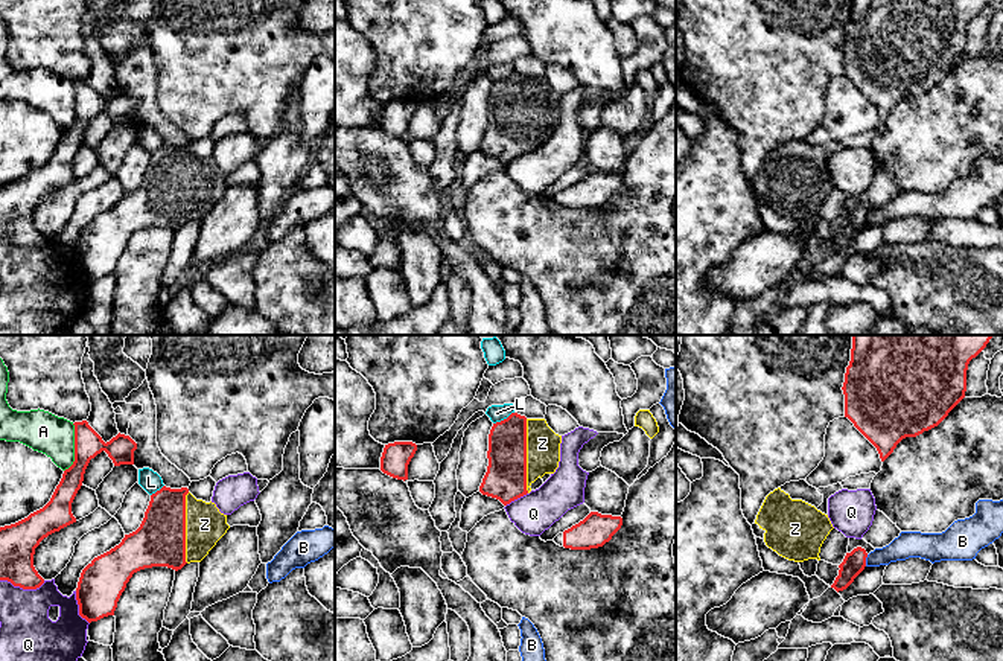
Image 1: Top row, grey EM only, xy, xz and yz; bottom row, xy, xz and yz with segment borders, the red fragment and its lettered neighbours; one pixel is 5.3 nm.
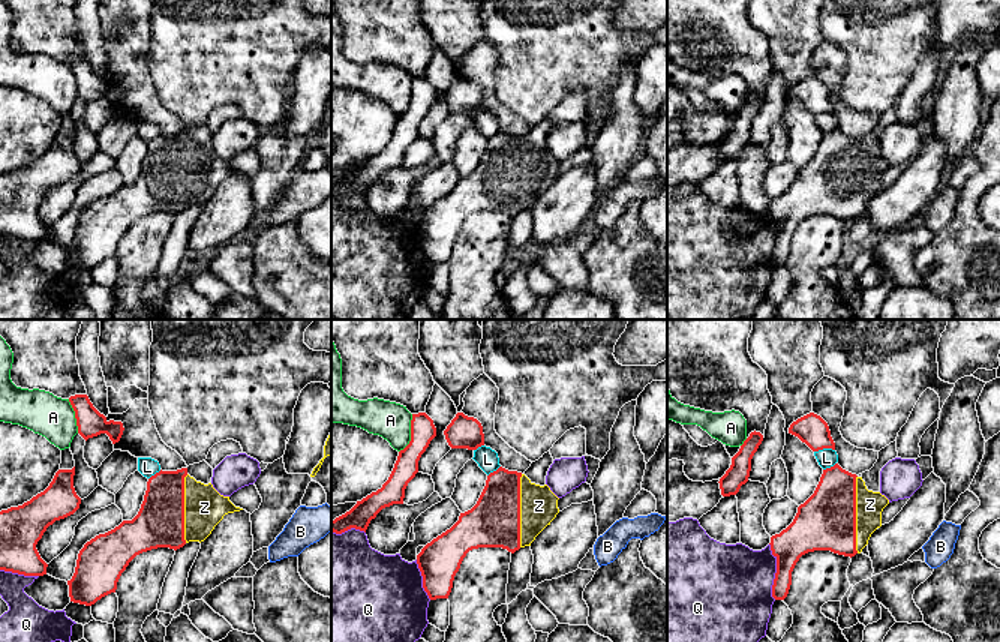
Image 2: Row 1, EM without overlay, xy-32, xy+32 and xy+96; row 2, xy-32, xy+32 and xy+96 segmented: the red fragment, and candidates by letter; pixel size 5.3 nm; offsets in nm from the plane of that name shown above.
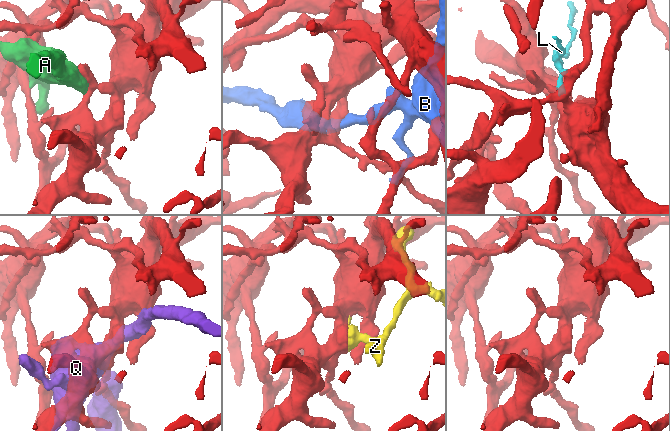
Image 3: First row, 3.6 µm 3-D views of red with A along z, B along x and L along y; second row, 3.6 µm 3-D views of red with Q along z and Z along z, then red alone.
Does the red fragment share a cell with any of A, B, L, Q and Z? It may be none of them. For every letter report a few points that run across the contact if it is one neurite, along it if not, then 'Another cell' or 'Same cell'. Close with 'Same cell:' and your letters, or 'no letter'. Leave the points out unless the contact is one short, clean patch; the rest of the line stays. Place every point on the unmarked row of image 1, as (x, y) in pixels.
A: Another cell
B: Another cell
L: Another cell
Q: Another cell
Z: Same cell
Same cell: Z

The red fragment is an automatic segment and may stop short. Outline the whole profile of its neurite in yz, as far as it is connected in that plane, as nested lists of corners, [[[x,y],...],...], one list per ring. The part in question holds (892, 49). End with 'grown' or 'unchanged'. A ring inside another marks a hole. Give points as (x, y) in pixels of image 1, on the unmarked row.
[[[852,0],[843,53],[845,76],[877,107],[884,120],[906,96],[916,96],[938,85],[965,56],[966,29],[989,0]]]; unchanged

